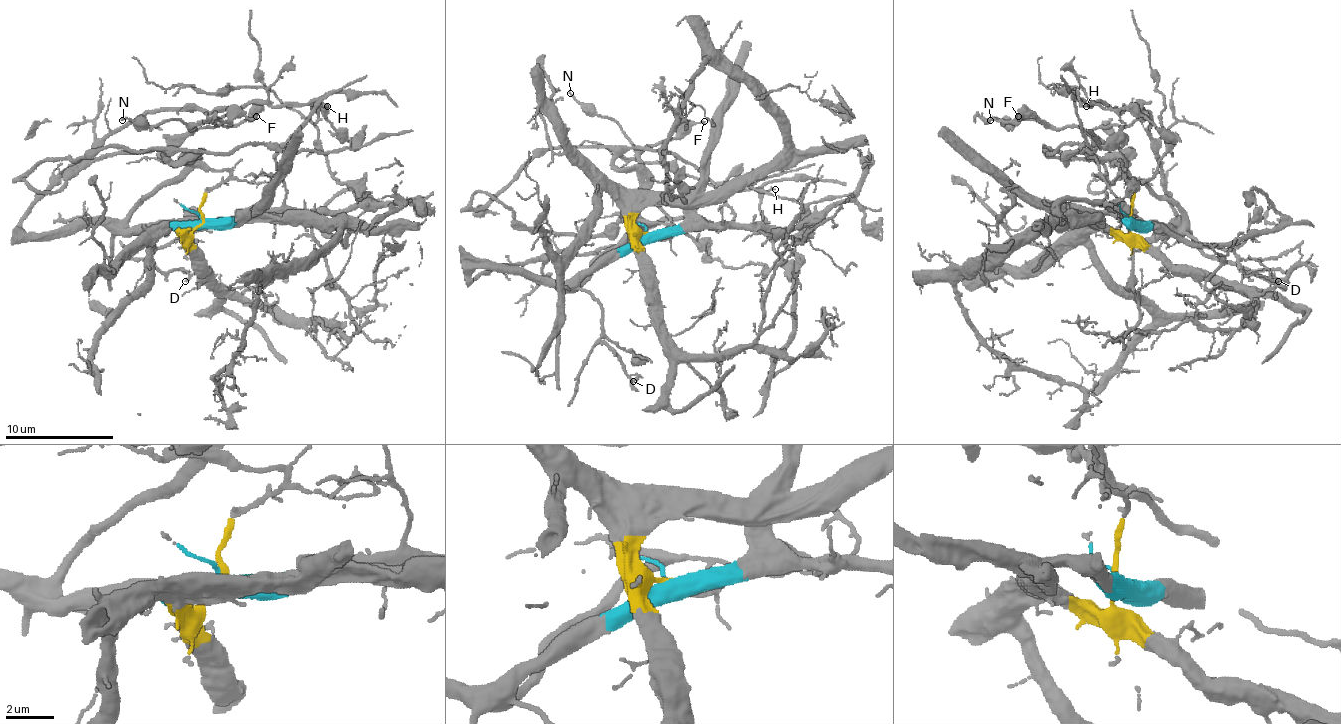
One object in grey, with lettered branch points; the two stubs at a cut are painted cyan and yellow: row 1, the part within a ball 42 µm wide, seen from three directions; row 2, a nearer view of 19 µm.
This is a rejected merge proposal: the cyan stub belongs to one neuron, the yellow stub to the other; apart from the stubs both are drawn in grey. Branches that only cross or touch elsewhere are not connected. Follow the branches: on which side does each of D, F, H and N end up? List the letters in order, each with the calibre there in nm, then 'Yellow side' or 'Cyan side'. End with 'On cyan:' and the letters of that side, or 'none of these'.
D: Thickness 200 nm. Cyan side
F: Thickness 140 nm. Cyan side
H: Thickness 130 nm. Cyan side
N: Thickness 130 nm. Cyan side
On cyan: D, F, H, N

